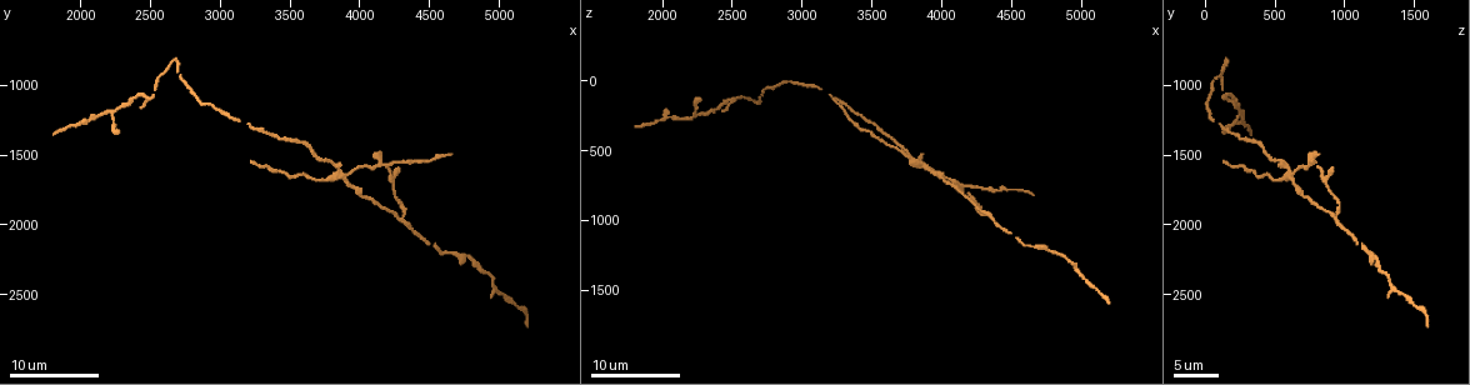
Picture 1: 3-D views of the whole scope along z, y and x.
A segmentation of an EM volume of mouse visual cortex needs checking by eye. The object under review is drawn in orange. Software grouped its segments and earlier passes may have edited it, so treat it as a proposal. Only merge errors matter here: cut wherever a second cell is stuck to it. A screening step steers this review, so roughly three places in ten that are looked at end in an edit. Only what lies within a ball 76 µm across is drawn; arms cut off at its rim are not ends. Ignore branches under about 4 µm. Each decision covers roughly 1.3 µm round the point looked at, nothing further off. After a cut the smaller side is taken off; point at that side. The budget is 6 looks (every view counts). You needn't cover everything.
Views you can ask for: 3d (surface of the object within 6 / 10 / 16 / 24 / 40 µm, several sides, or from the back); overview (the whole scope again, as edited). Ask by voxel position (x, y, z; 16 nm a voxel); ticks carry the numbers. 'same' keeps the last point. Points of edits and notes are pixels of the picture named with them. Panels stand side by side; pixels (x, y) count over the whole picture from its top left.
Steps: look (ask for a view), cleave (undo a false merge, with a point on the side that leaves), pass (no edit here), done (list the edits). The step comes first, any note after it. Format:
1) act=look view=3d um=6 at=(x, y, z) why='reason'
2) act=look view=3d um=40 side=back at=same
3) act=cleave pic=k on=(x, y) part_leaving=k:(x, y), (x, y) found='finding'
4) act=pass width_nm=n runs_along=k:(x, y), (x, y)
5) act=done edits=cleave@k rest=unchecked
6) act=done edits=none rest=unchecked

act=look view=3d um=10 at=(2680, 820, 160) why='sharp bend'

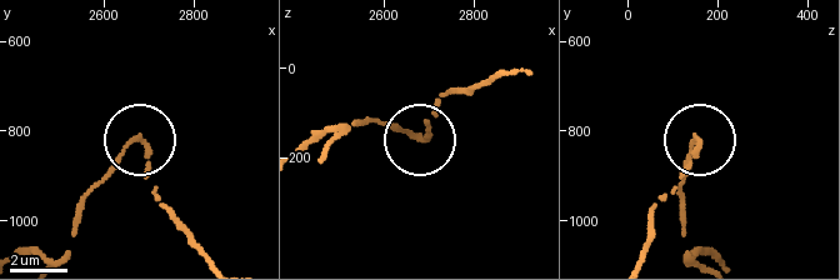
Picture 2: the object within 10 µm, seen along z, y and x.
act=pass runs_along=2:(640, 253), (651, 209), (700, 143), (678, 200) found='all the same cell'

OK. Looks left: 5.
act=look view=3d um=10 at=(3900, 1660, 640) why='a fork'

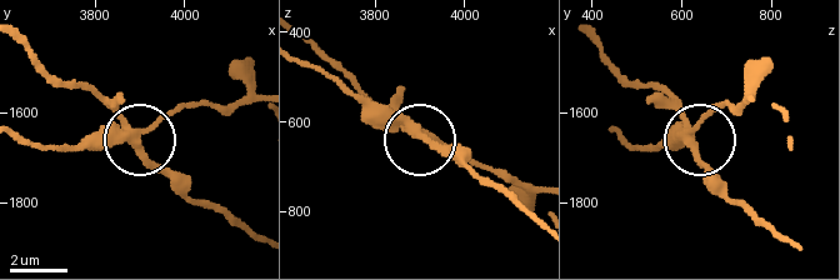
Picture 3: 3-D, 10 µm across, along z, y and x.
act=cleave pic=3 on=(93, 146) arms=3 part_leaving=3:(129, 134), (191, 105), (256, 100) found='a second cell is stuck on'

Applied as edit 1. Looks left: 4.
act=look view=overview why='redraw'

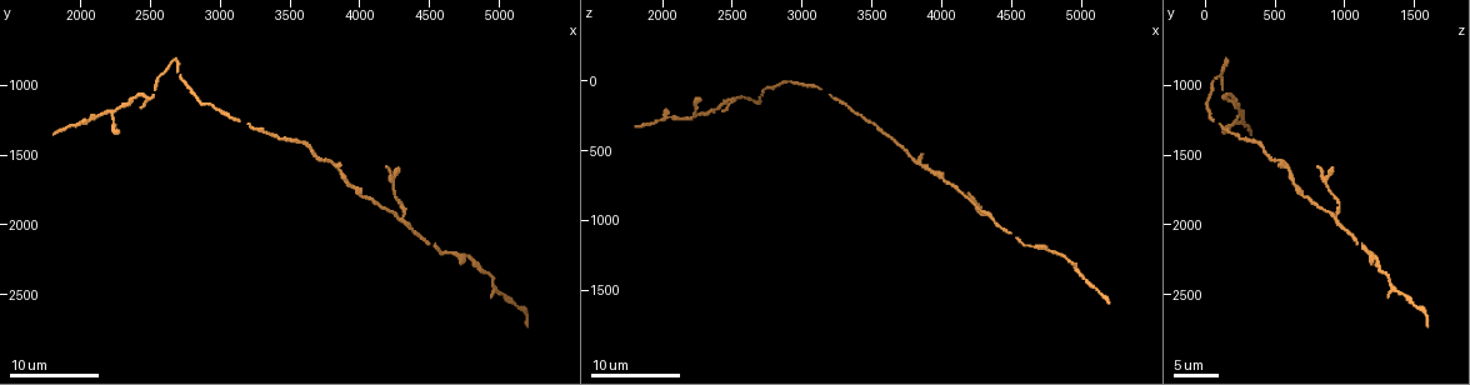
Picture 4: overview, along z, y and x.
act=look view=3d um=10 at=(4300, 1940, 920) why='arms part here'

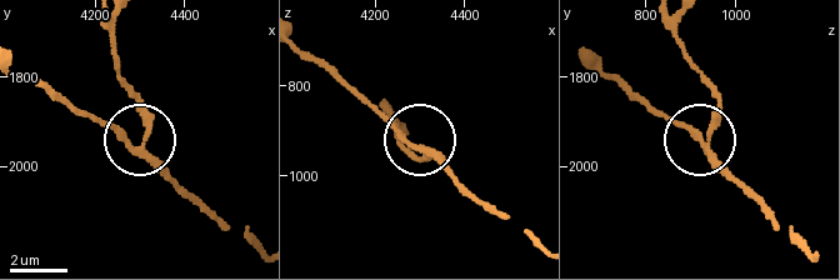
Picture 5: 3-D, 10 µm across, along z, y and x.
act=cleave pic=5 on=(143, 114) side_arm_um=8 part_leaving=5:(149, 156), (149, 116), (118, 66), (113, 23) found='a second cell is stuck on'

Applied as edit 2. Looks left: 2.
act=done edits=cleave@3,cleave@5 rest=unchecked

